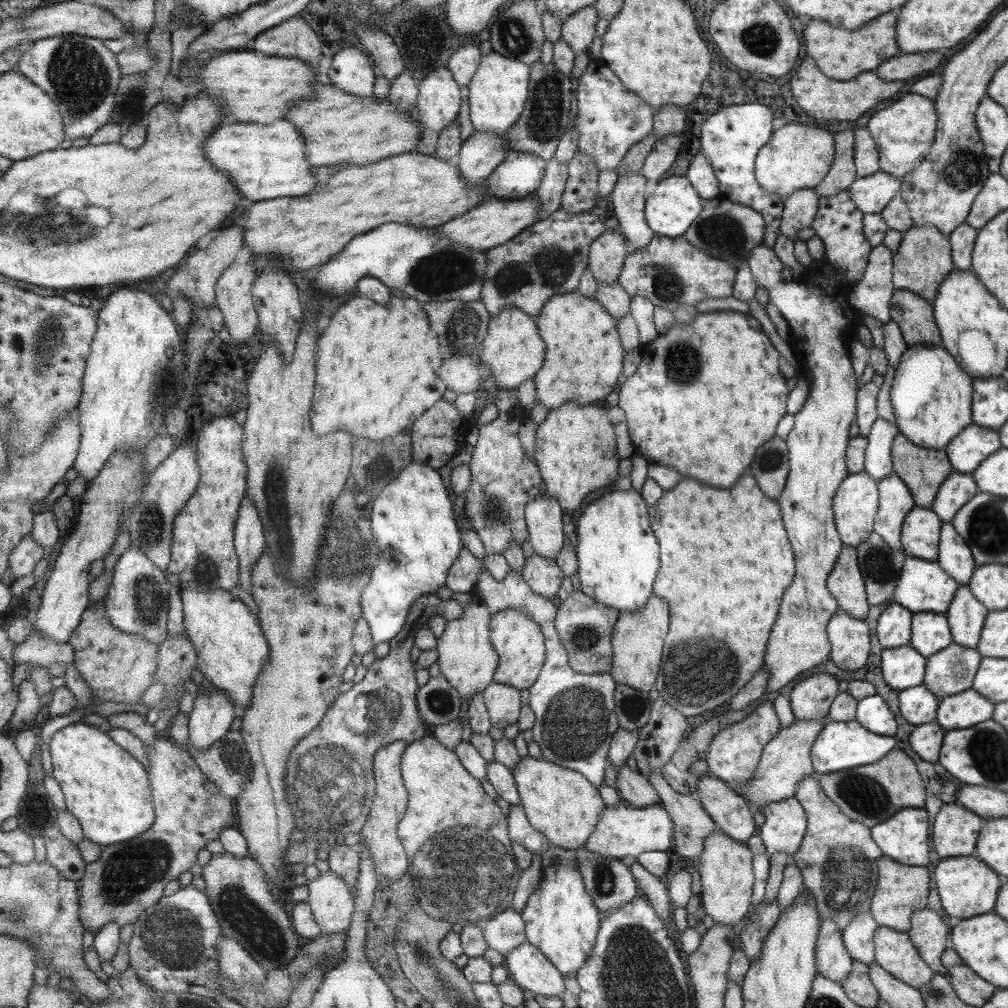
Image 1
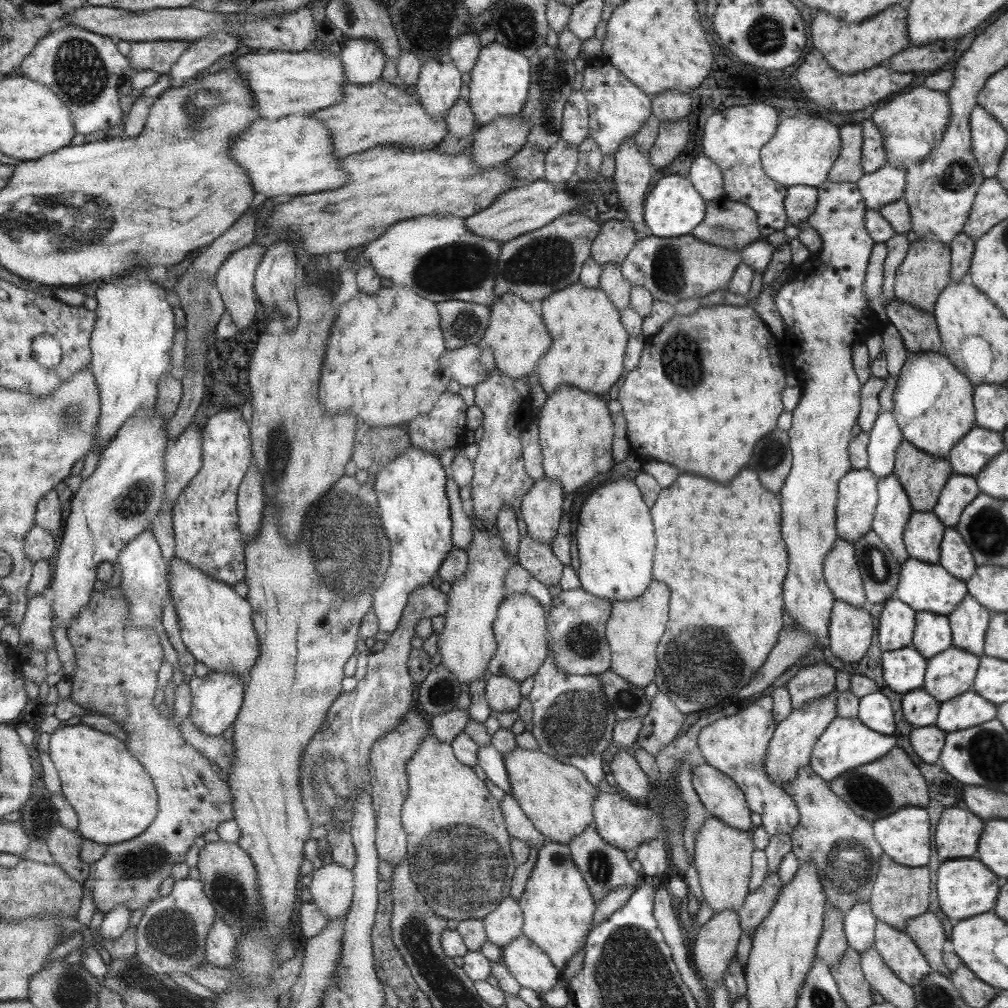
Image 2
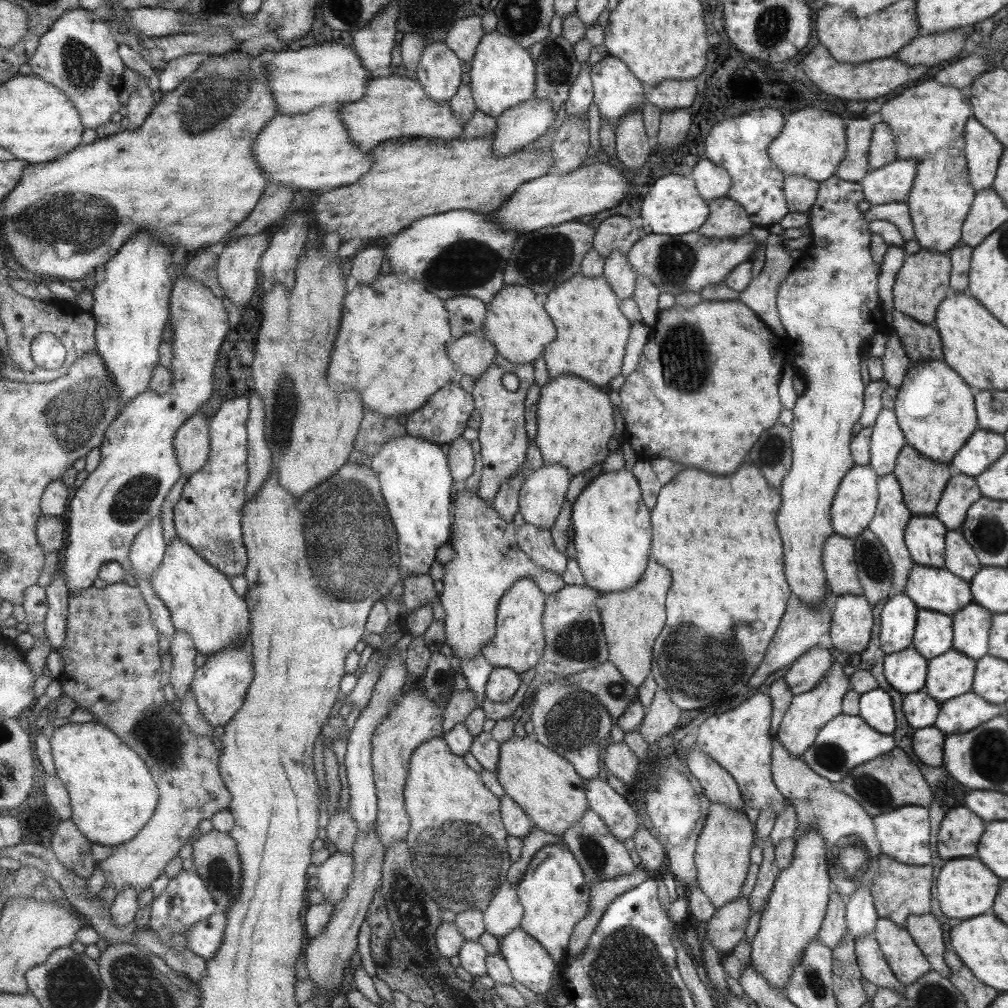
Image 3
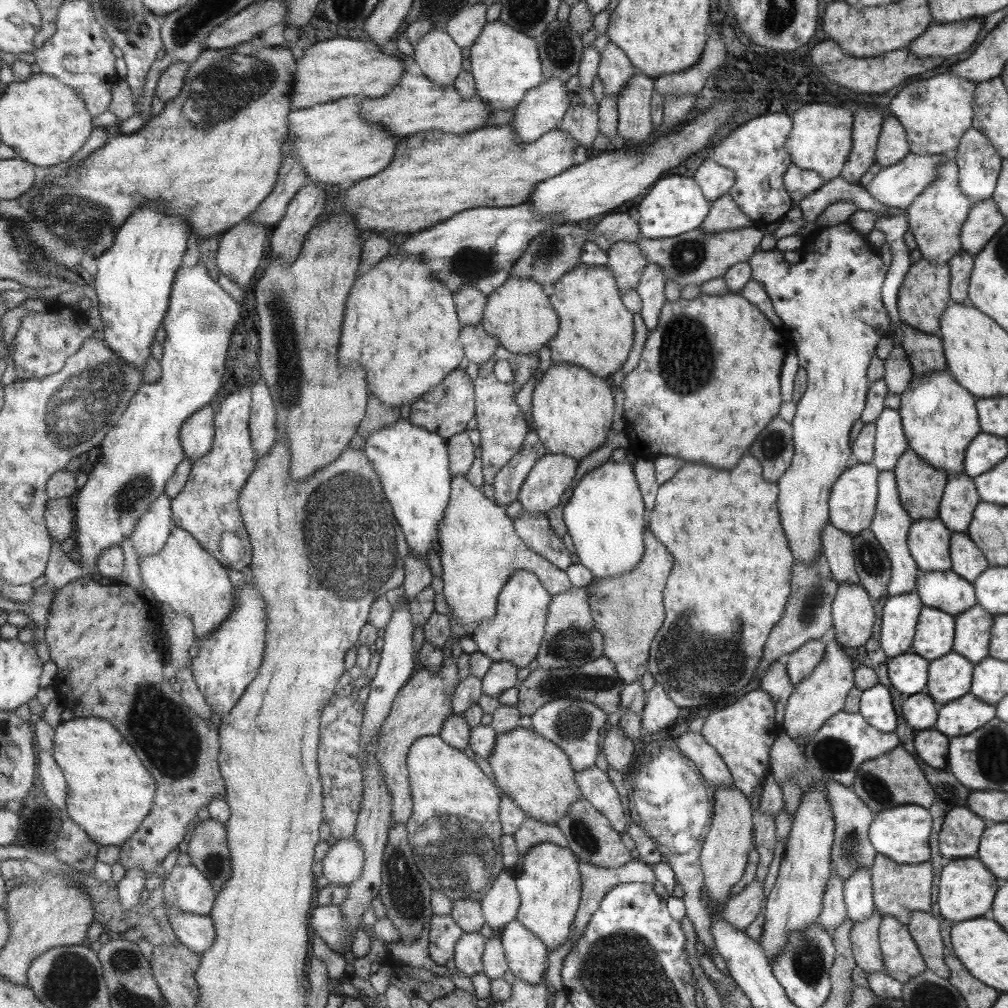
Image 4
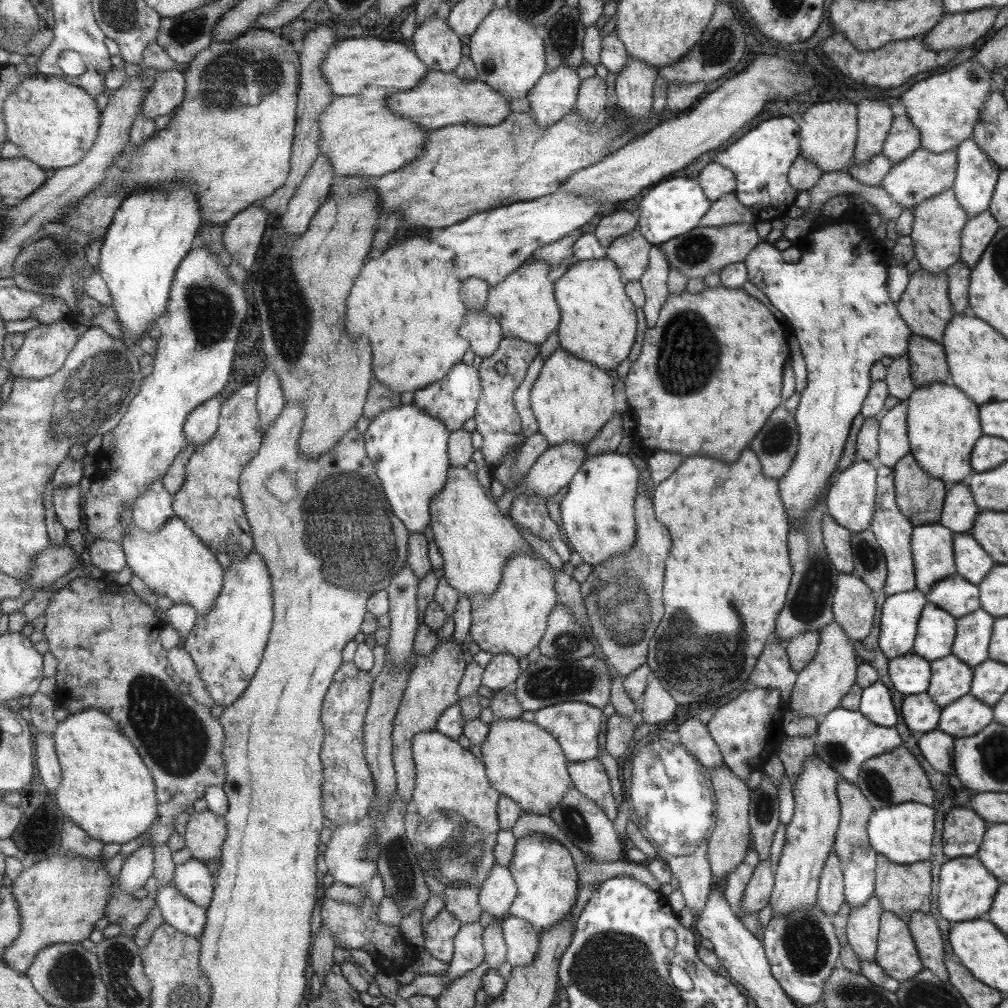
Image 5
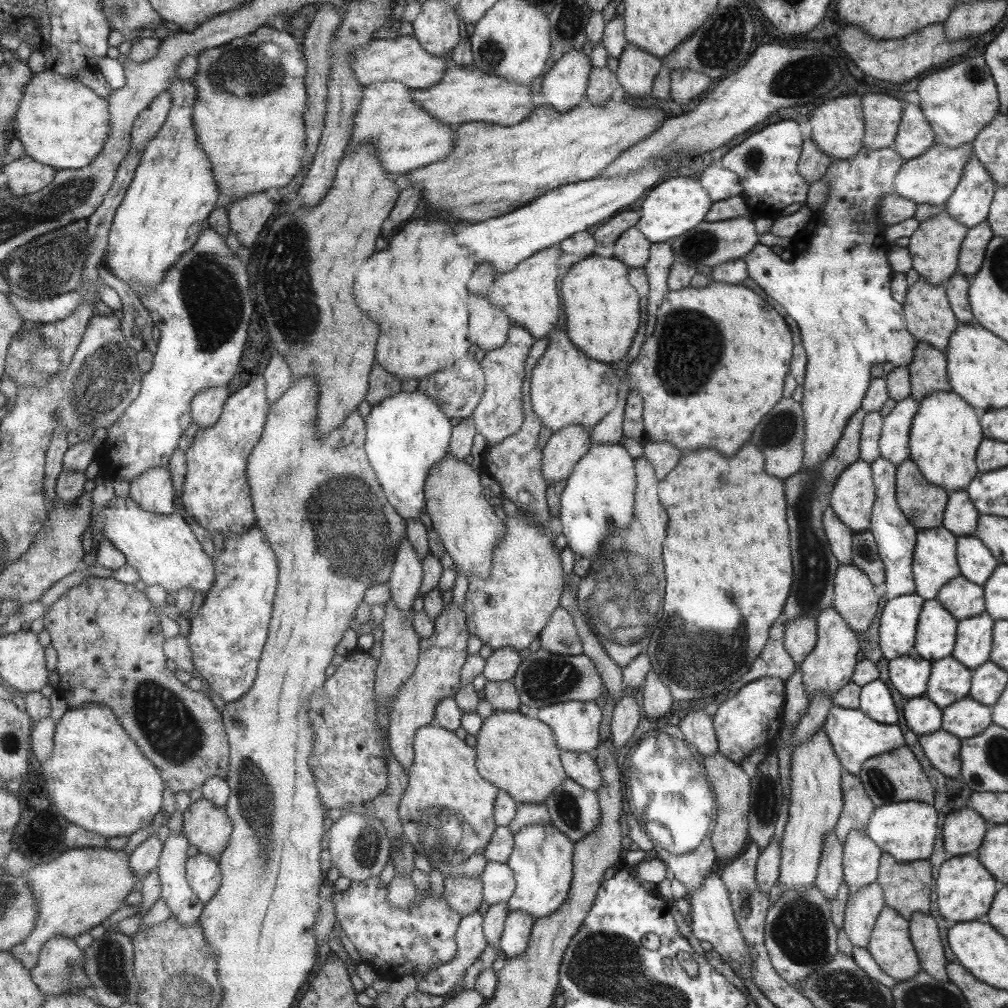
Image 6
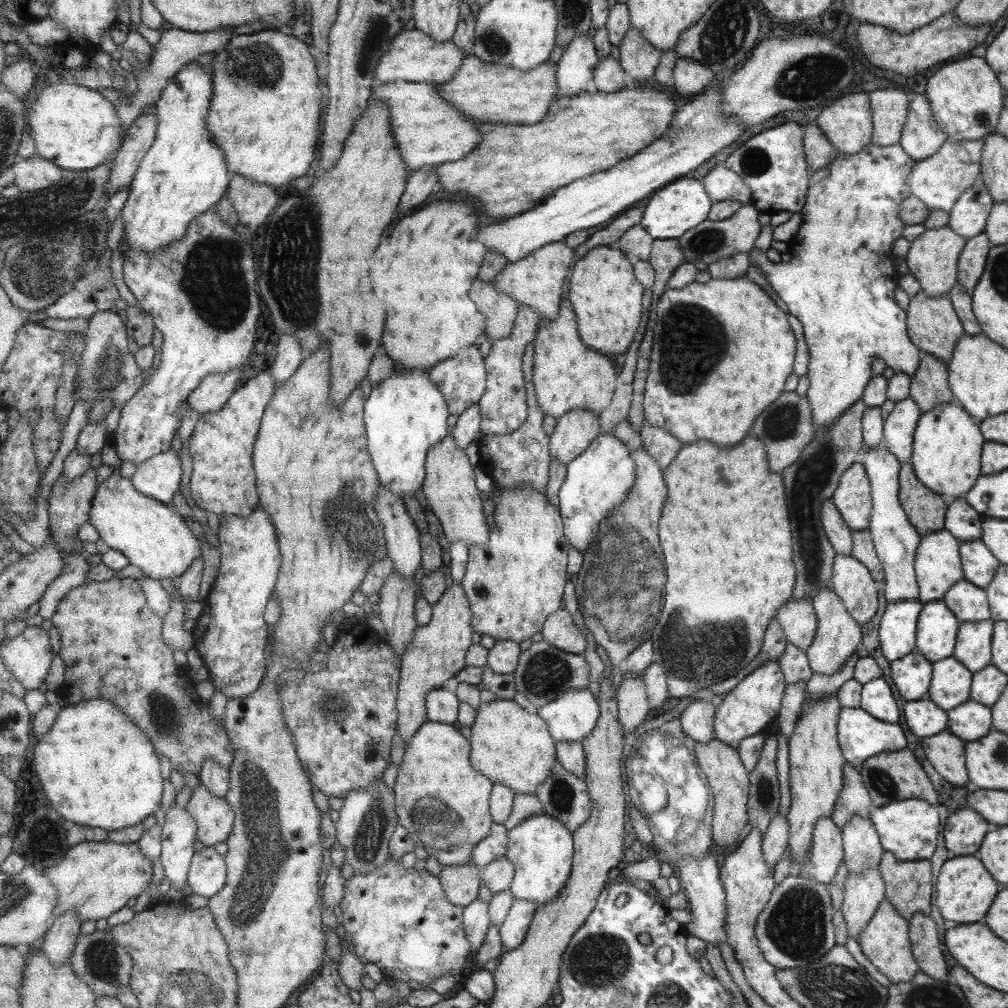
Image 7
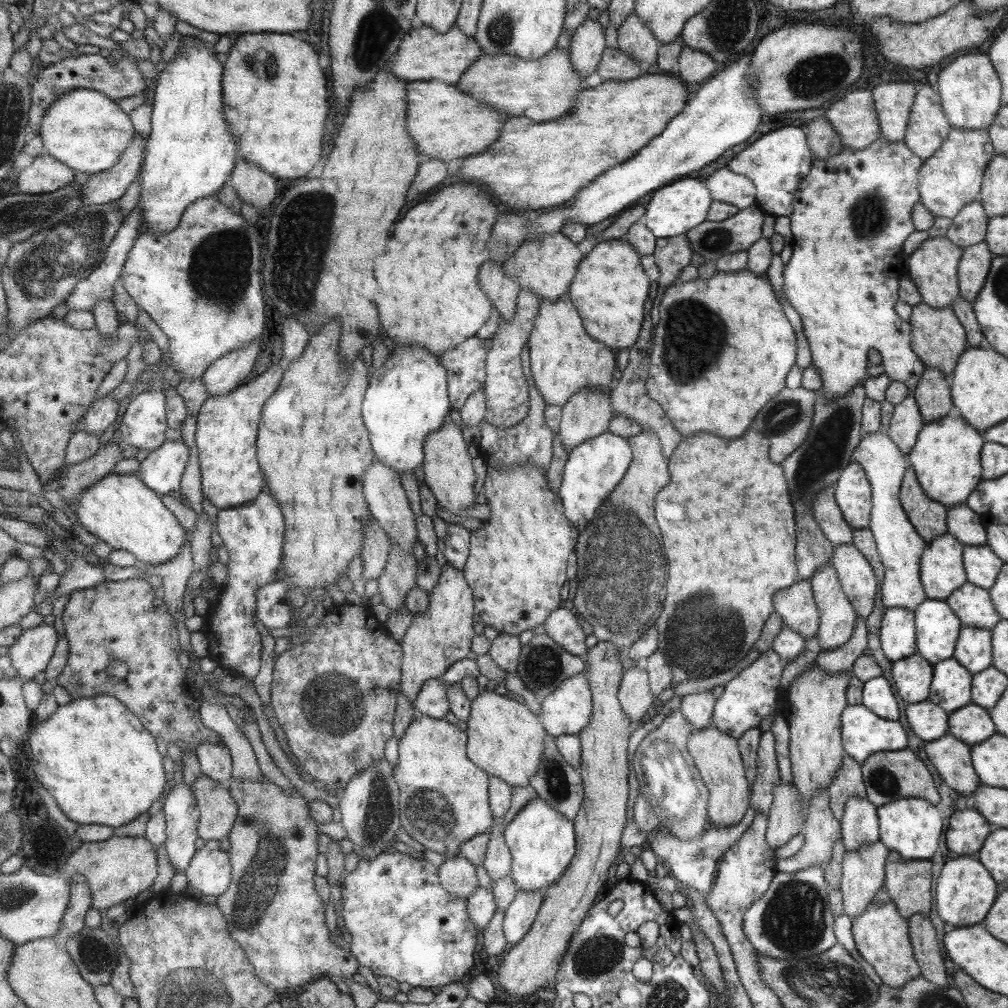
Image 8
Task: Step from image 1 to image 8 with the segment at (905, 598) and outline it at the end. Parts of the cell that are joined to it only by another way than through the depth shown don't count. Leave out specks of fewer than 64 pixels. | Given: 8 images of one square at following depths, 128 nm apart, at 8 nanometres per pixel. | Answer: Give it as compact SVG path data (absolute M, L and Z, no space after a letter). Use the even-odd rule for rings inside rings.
M962 584L953 594L946 598L946 603L962 622L963 627L990 629L993 631L1001 617L995 610L987 589L978 585Z

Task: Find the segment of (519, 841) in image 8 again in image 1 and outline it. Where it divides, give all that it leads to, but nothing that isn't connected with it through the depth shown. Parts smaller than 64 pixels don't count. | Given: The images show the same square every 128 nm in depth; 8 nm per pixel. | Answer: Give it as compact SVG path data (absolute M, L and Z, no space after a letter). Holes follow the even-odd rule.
M550 846L540 855L541 878L520 910L524 937L546 955L562 976L577 972L587 960L596 942L600 912L582 883L576 851Z

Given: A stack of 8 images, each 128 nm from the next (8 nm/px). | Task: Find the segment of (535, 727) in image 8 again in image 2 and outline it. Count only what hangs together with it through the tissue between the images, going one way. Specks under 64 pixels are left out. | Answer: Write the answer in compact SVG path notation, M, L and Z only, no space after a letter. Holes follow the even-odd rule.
M518 745L503 754L502 761L510 784L510 795L517 801L519 808L532 822L535 830L538 830L547 841L567 845L571 838L577 836L593 822L592 804L593 800L597 798L595 796L597 790L573 765L562 764L561 761L555 760L554 757L547 756L547 753L537 749L520 748Z

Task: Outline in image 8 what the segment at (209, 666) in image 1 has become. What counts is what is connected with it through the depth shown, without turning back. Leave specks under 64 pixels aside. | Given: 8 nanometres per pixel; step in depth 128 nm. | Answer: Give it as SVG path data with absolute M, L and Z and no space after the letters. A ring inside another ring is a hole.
M108 474L77 498L74 513L89 533L109 544L113 550L127 550L139 565L165 564L186 546L183 528L173 514L163 508L159 496L142 484L140 478L135 478L135 474Z

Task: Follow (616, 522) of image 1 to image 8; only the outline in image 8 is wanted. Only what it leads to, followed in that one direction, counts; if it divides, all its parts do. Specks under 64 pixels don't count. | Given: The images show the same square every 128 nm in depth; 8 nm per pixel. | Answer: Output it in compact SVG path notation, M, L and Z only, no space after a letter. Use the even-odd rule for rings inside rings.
M610 430L584 440L568 452L557 494L561 498L567 520L574 528L579 528L579 532L587 528L587 524L595 518L599 506L602 506L607 496L621 483L632 460L630 443Z

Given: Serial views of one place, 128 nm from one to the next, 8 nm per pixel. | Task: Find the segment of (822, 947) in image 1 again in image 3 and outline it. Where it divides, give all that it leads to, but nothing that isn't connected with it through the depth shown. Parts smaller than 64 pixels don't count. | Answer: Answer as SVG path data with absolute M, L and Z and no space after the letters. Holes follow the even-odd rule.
M831 887L829 902L826 904L825 918L815 938L821 940L827 948L833 948L847 932L845 920L846 898L836 888Z

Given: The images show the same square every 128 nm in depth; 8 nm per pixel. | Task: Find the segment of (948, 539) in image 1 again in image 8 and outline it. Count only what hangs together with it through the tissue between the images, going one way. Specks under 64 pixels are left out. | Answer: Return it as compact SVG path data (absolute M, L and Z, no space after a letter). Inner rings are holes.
M986 545L964 546L962 549L962 564L966 571L966 582L989 590L994 586L999 571L1005 562L995 556L993 550Z

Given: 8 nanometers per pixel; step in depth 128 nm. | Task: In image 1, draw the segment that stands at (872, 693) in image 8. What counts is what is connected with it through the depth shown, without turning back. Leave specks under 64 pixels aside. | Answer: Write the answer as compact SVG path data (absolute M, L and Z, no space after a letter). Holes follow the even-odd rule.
M877 693L856 701L854 720L872 733L878 733L879 736L893 737L896 733L896 722L892 712Z

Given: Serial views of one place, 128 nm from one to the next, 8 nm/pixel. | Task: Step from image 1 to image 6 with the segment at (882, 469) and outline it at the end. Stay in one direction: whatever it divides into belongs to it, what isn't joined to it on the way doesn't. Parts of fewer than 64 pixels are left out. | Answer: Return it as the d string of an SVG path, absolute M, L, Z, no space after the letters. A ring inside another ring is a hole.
M911 397L897 401L891 412L882 420L878 442L880 456L898 465L910 458L910 428L918 412L918 402Z

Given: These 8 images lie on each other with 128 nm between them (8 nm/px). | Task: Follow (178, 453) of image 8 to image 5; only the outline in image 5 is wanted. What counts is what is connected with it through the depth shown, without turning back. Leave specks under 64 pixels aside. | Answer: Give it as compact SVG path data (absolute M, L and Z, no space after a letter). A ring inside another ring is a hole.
M155 479L131 504L131 525L143 532L155 532L173 517L173 512L171 494L163 488L161 479Z

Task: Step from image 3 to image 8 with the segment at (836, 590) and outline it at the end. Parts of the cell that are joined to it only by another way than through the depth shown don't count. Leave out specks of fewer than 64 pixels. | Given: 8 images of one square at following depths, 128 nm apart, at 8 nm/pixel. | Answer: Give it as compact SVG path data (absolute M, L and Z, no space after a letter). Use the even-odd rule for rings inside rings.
M834 488L823 489L814 500L814 520L826 539L833 545L853 542L853 530L842 517L841 509L834 500Z

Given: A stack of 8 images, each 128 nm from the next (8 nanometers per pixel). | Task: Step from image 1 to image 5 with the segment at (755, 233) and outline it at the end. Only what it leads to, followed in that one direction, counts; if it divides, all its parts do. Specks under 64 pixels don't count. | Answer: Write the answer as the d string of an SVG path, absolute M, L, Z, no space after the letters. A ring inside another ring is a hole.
M727 193L711 203L709 210L701 218L703 227L722 227L726 224L755 224L754 213L738 201L735 193Z

